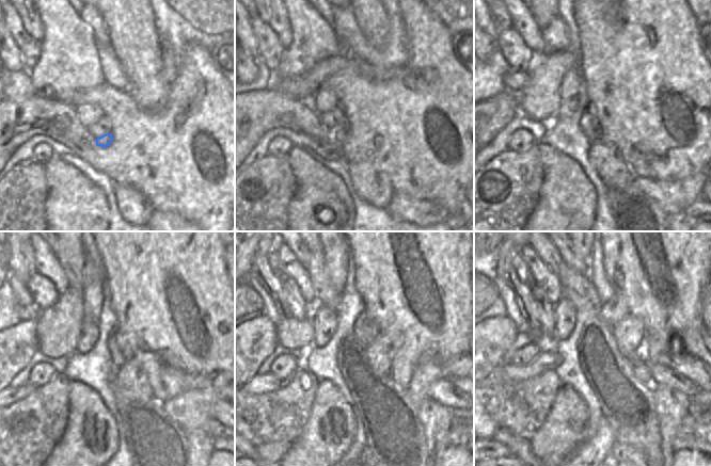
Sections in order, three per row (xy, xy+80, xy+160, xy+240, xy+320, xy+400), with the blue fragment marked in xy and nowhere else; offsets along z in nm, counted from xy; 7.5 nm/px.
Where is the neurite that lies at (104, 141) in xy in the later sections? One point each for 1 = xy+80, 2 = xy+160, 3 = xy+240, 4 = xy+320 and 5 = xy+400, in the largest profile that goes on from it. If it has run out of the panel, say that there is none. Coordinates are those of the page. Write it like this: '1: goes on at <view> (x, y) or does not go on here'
1: goes on at xy+80 (342, 132)
2: goes on at xy+160 (589, 125)
3: goes on at xy+240 (120, 349)
4: goes on at xy+320 (365, 331)
5: goes on at xy+400 (615, 308)

